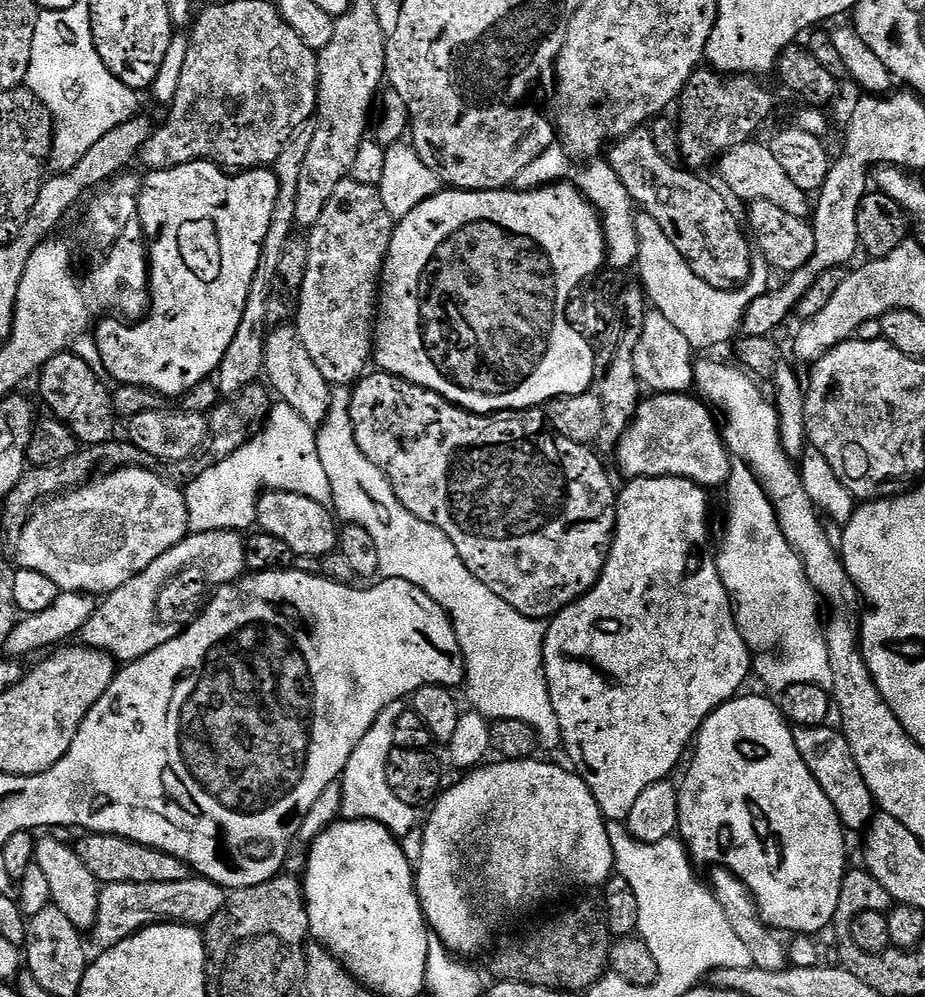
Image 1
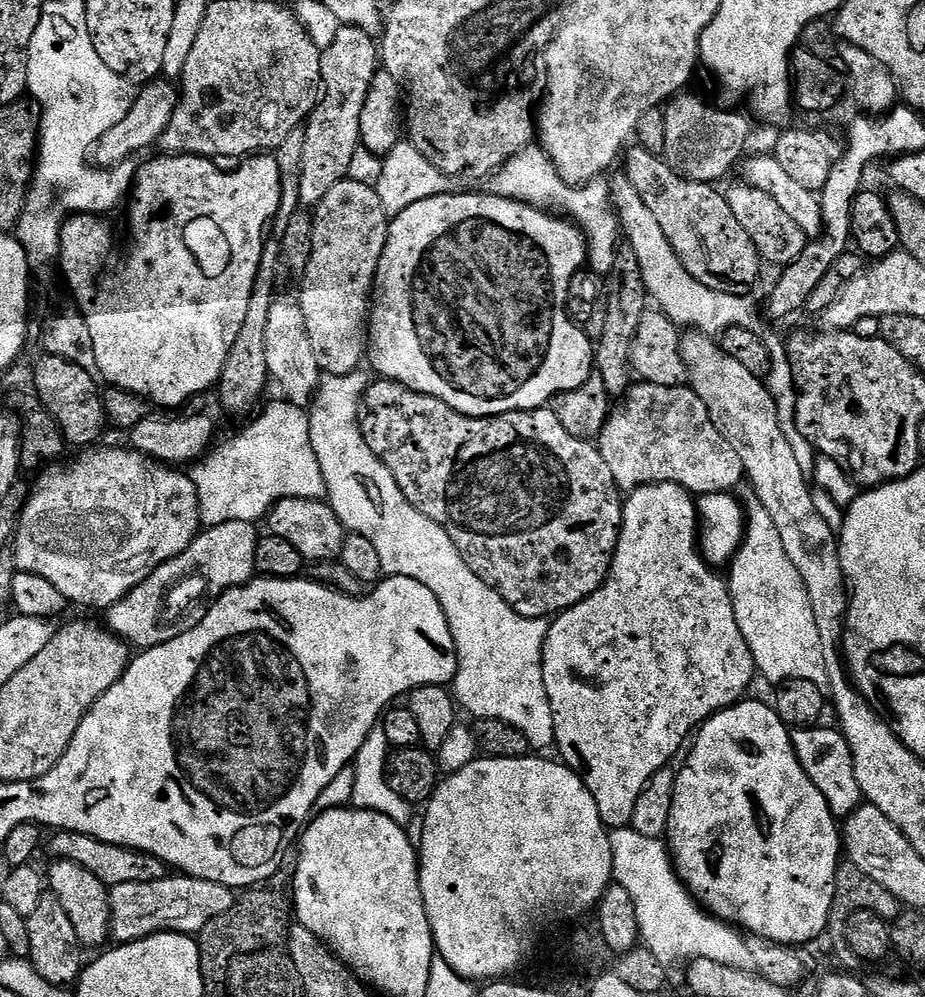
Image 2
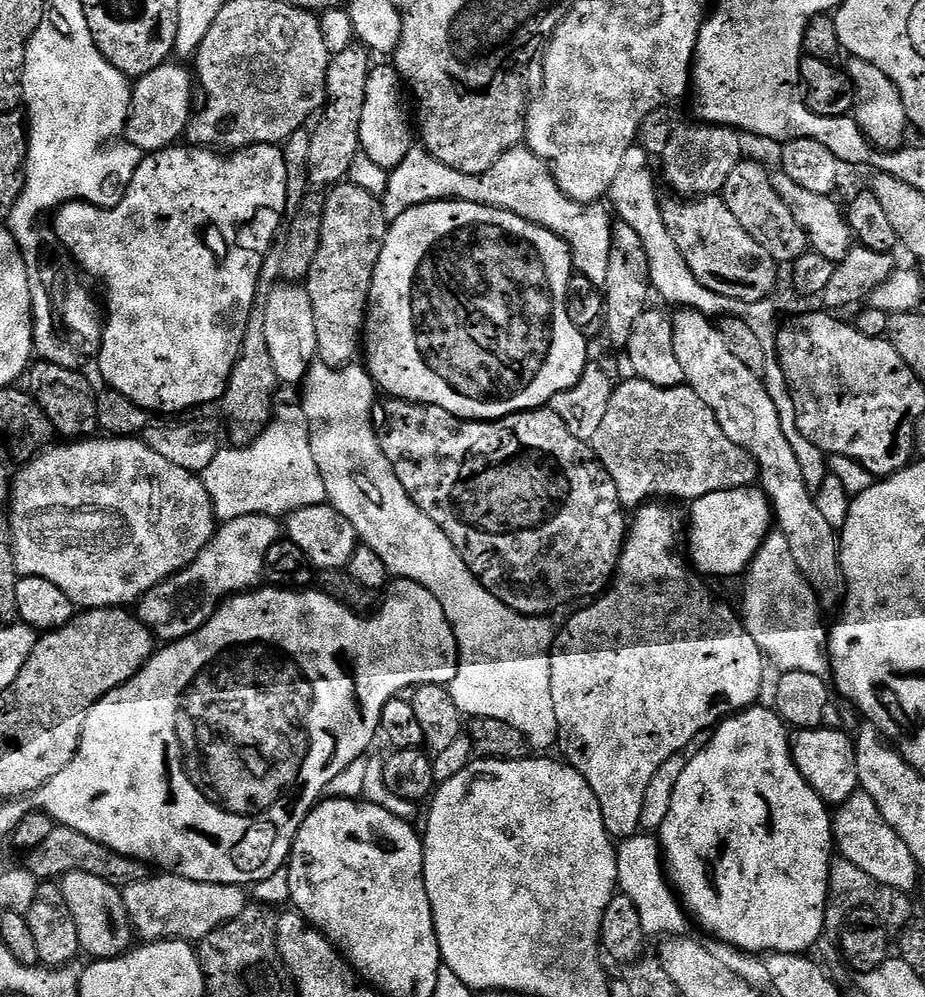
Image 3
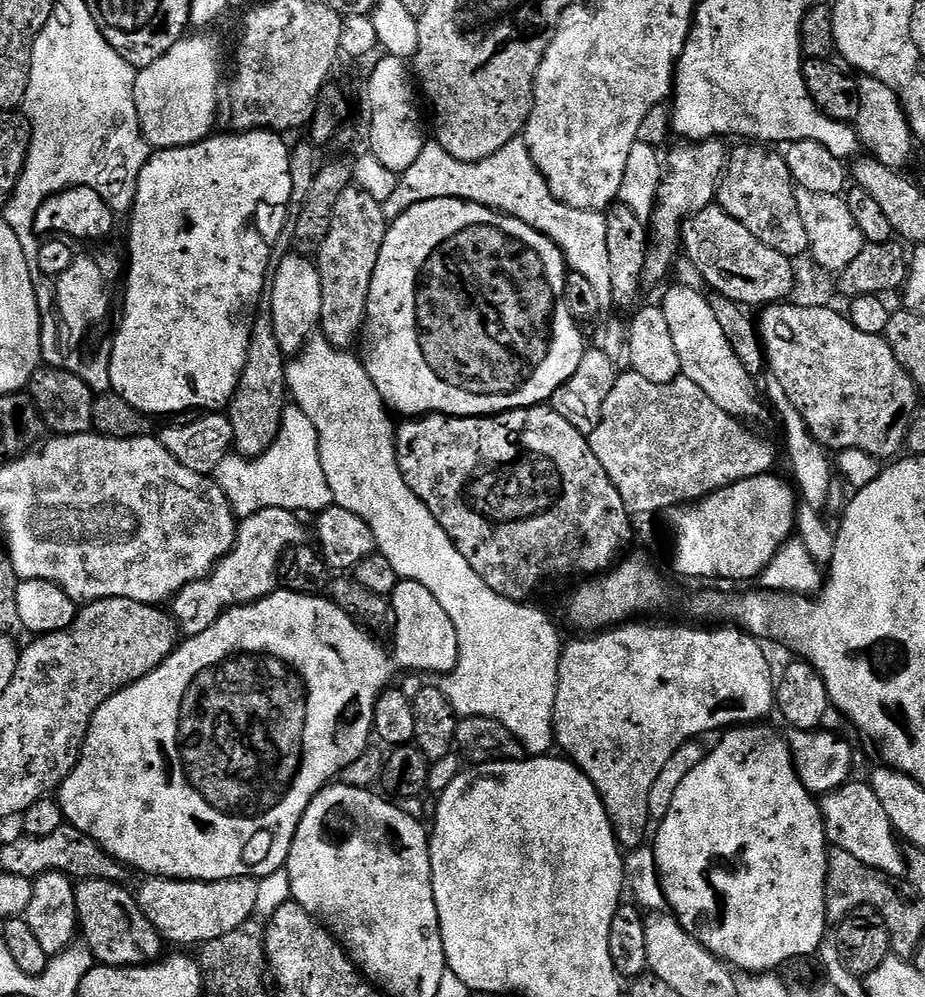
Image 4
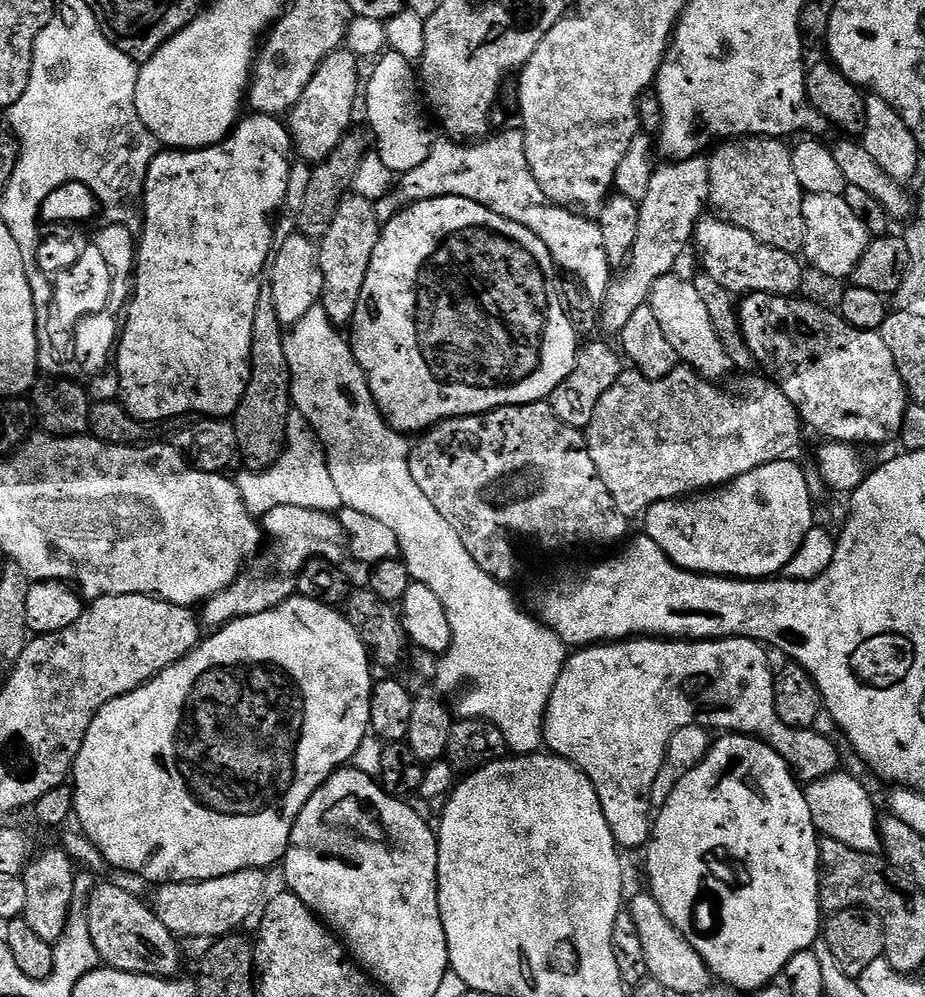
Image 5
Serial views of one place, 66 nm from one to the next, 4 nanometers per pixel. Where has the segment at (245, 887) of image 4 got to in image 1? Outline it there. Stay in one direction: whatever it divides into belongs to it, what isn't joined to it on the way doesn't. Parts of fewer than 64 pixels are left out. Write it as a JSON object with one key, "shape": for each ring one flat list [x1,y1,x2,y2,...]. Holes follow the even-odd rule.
{"shape":[[187,878,176,882,152,882,150,885,122,882,105,884,99,889,94,904,94,919,90,929,97,949,103,950,118,946,128,936,151,924,186,924,203,926,214,918,224,905,225,889,214,880],[196,879,196,880,193,880],[101,891,101,892,100,892]]}

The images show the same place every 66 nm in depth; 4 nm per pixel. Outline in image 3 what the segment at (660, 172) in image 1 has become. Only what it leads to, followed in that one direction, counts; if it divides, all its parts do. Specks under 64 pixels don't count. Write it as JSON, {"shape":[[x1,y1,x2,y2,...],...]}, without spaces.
{"shape":[[719,195,671,199,660,206,665,228,672,244,678,246,681,260,706,290,744,303,758,302,777,290,778,261,742,230,724,199]]}

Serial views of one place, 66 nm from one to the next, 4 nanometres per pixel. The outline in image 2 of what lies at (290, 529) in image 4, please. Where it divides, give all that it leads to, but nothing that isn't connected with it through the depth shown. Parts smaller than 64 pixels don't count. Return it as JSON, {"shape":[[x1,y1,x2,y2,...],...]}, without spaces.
{"shape":[[237,520,205,527,193,538,188,549,152,569,135,590,107,609,107,627,112,635,120,637,133,649,147,650,196,631,210,614,213,600,253,579,258,539,256,528,255,523]]}

